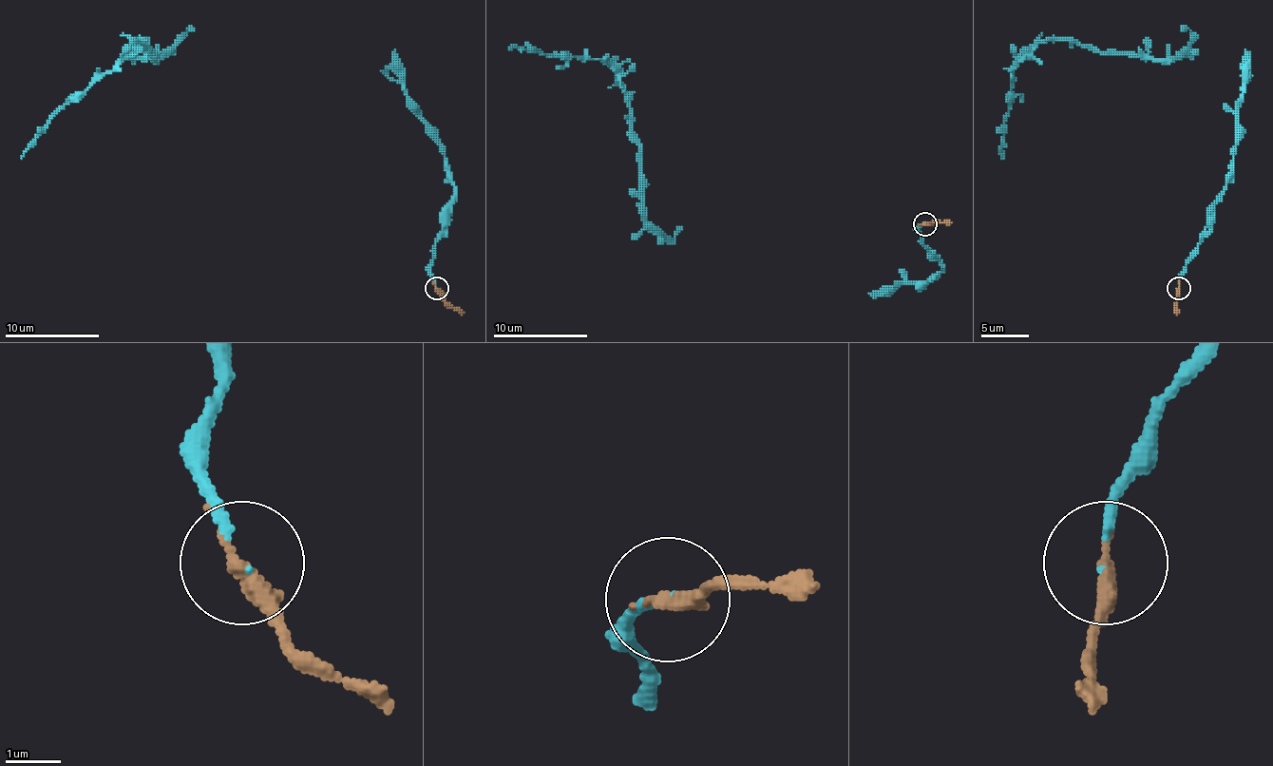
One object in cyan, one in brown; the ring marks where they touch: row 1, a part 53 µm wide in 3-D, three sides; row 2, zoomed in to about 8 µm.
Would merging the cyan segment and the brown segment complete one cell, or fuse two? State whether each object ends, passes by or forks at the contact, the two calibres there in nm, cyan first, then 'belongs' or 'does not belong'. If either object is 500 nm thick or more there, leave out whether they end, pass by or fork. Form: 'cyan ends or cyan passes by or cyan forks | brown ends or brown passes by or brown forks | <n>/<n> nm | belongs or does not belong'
cyan ends | brown ends | 90/320 nm | belongs

